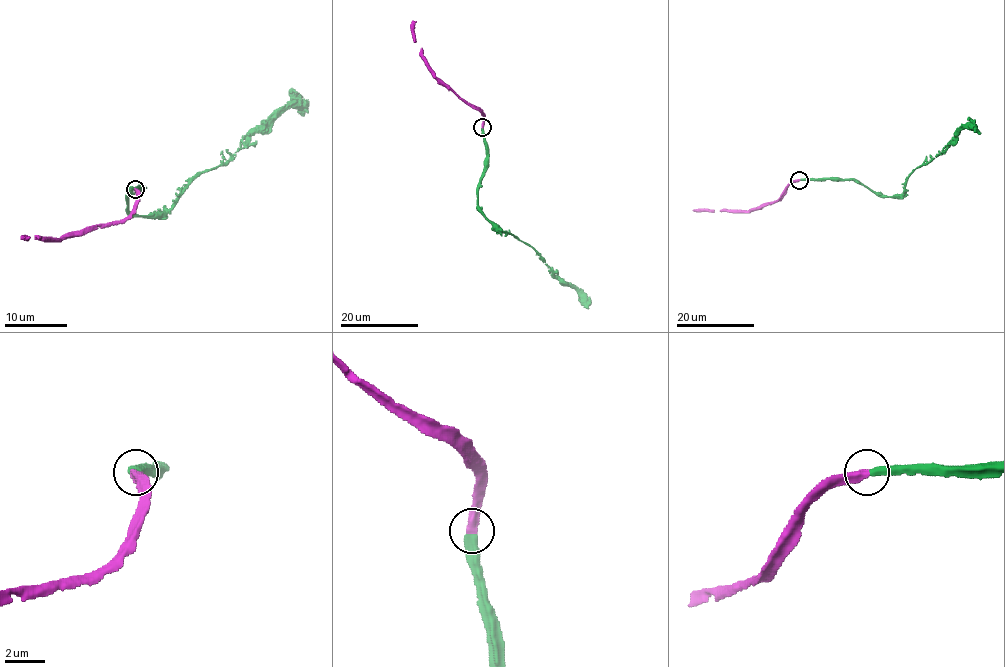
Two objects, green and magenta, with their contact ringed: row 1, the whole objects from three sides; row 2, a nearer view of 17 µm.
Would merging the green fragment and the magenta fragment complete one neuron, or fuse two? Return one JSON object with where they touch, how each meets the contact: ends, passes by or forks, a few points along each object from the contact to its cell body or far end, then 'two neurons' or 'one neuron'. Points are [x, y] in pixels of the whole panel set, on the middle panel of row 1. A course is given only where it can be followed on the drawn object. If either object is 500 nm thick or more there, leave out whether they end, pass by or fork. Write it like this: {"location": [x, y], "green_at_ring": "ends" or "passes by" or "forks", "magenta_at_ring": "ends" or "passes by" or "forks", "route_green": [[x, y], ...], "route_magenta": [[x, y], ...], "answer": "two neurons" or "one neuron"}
{"location": [482, 127], "green_at_ring": "ends", "magenta_at_ring": "ends", "route_green": [[483, 127], [486, 166], [478, 190], [478, 204], [483, 215], [527, 243], [589, 308]], "route_magenta": [[483, 127], [482, 114], [462, 101], [436, 76], [415, 42], [412, 20]], "answer": "one neuron"}

